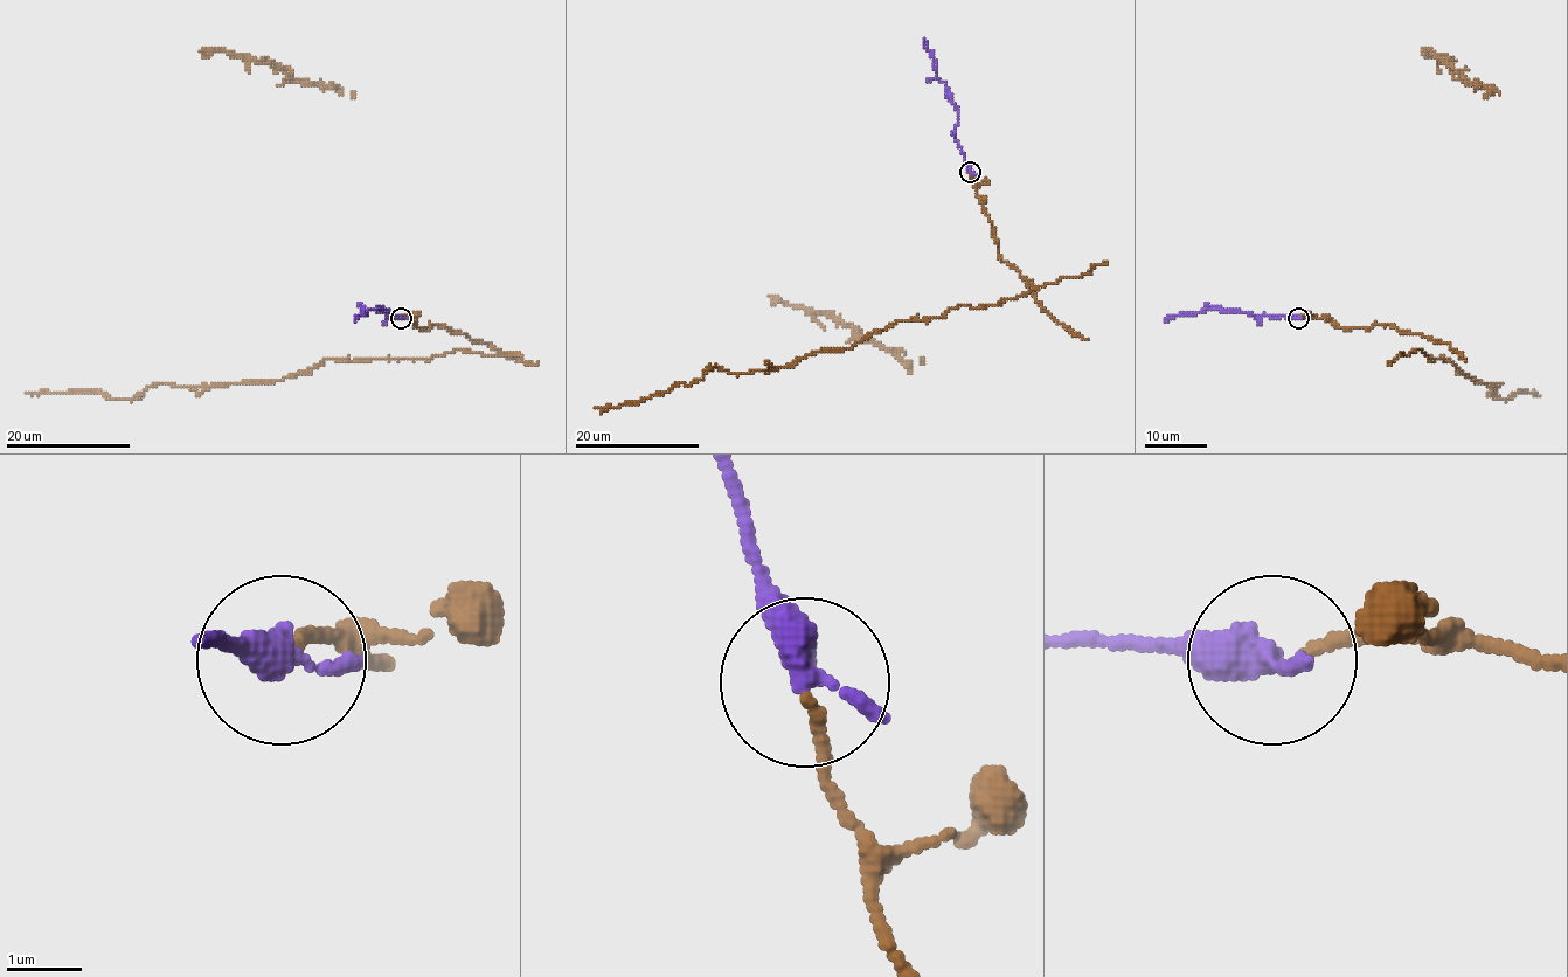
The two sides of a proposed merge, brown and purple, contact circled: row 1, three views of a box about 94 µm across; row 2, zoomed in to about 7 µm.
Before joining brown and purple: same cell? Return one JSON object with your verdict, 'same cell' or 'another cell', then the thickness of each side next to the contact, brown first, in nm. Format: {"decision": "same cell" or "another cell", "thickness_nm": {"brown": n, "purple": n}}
{"decision": "same cell", "thickness_nm": {"brown": 130, "purple": 500}}

